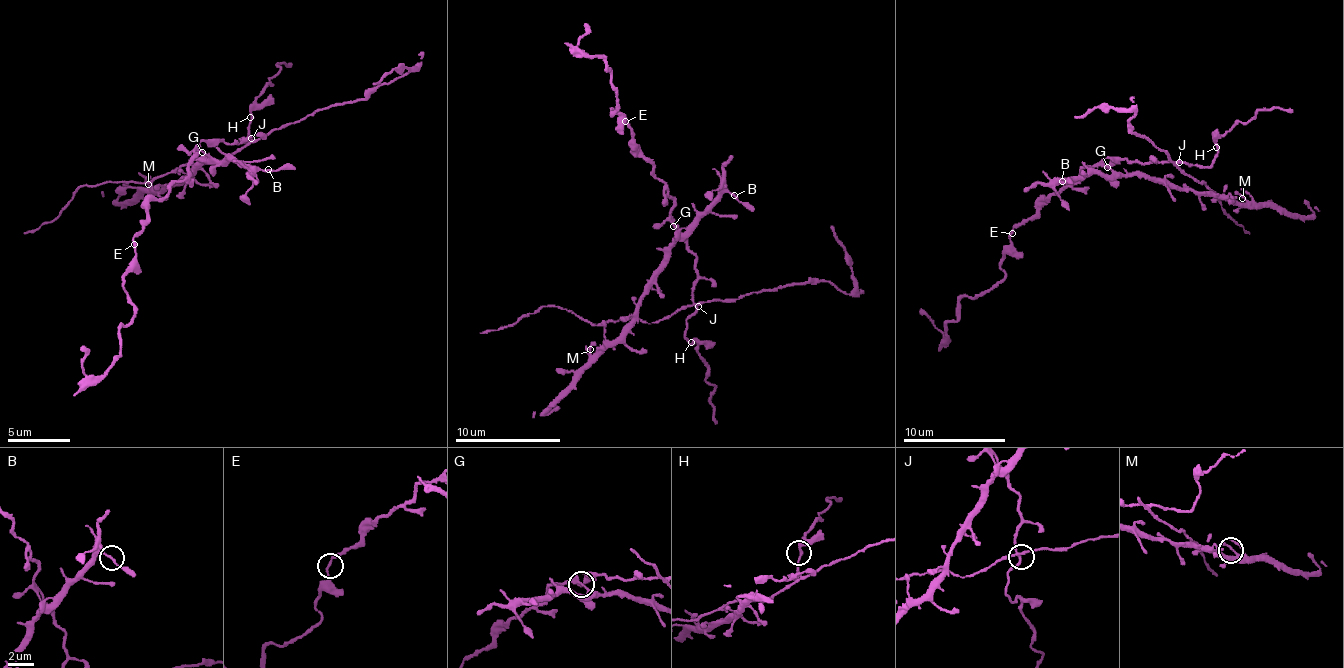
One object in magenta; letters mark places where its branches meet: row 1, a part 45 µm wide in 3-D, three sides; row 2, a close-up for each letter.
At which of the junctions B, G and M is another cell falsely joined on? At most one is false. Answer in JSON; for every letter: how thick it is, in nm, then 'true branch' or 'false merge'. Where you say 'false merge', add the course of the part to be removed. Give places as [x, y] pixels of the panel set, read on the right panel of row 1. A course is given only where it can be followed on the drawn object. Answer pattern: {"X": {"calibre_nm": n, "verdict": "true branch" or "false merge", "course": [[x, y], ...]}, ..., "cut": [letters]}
{"B": {"calibre_nm": 190, "verdict": "true branch"}, "G": {"calibre_nm": 160, "verdict": "false merge", "course": [[1107, 167], [1085, 167], [1018, 223], [1001, 264], [1005, 277], [959, 299], [945, 337], [919, 310]]}, "M": {"calibre_nm": 220, "verdict": "true branch"}, "cut": ["G"]}

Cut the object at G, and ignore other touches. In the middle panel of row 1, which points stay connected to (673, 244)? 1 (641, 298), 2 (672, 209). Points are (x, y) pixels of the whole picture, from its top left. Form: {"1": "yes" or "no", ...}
{"1": "yes", "2": "no"}

